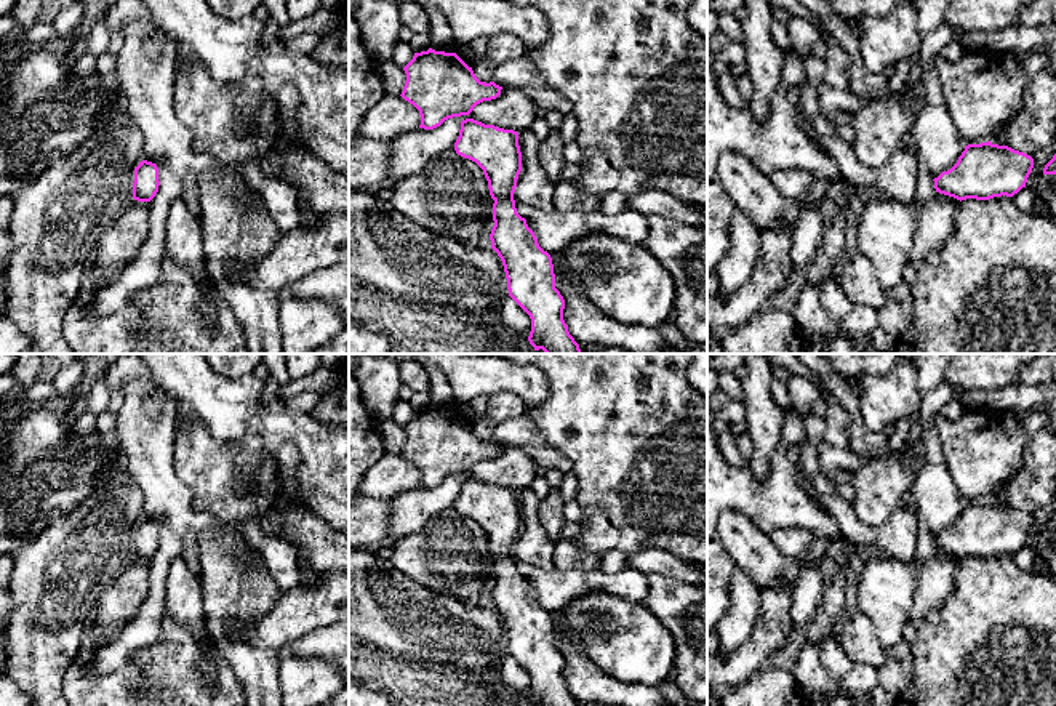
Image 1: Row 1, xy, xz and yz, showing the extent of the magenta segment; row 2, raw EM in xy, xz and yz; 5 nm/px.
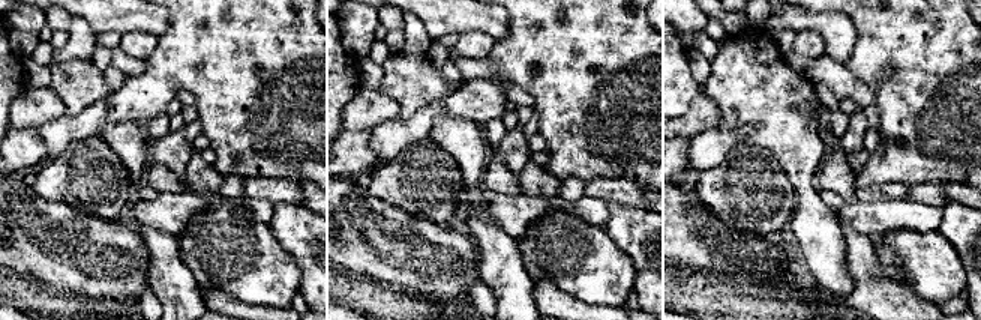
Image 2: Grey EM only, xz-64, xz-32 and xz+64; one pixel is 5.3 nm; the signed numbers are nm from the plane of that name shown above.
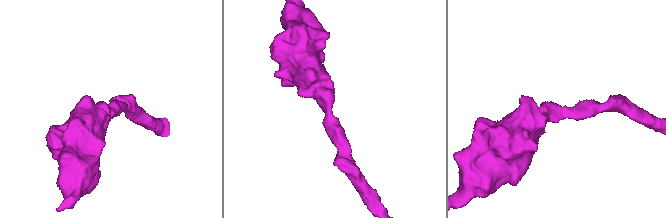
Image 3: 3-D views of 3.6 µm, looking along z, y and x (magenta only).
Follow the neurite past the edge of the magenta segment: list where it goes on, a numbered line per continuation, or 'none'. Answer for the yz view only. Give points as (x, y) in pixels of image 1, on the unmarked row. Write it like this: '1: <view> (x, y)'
none

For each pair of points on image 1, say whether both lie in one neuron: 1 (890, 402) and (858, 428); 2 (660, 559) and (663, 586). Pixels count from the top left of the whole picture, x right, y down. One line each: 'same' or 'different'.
1: different
2: different

